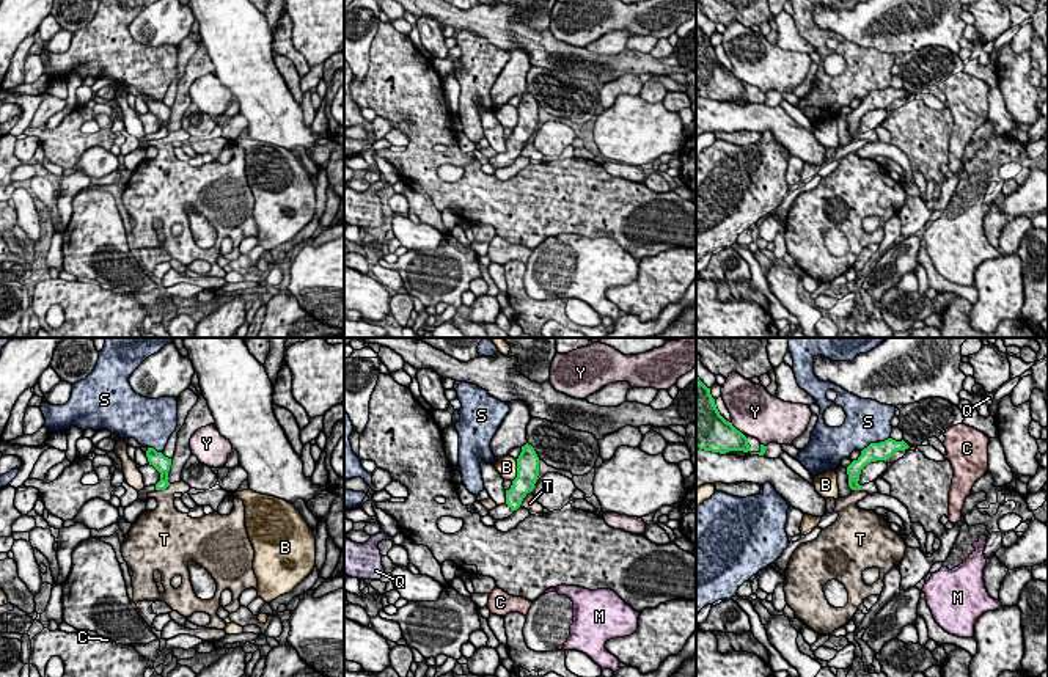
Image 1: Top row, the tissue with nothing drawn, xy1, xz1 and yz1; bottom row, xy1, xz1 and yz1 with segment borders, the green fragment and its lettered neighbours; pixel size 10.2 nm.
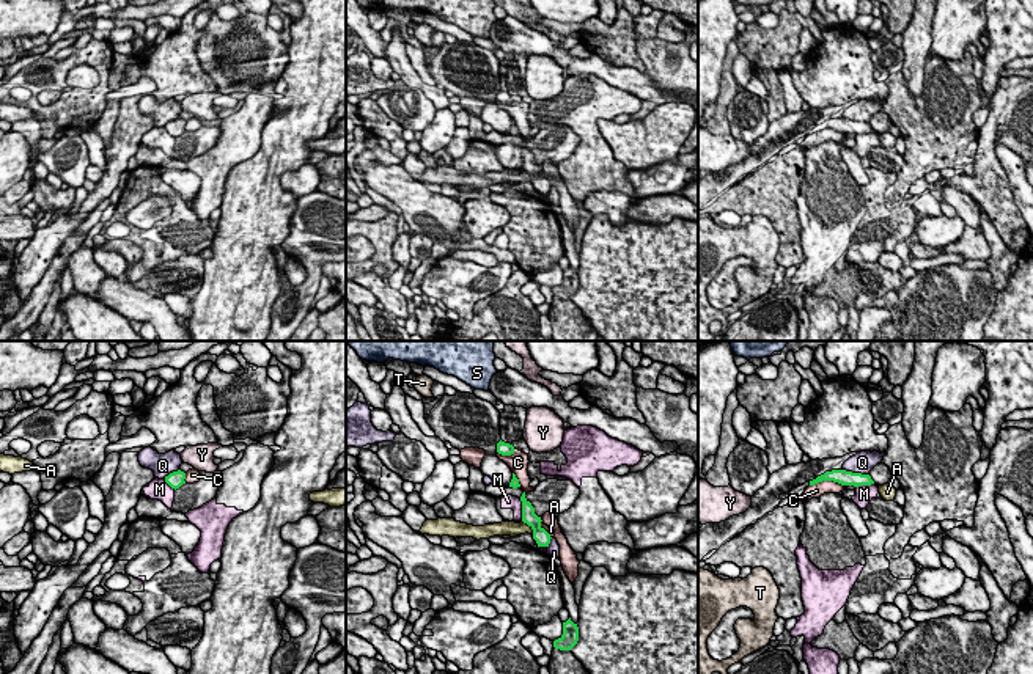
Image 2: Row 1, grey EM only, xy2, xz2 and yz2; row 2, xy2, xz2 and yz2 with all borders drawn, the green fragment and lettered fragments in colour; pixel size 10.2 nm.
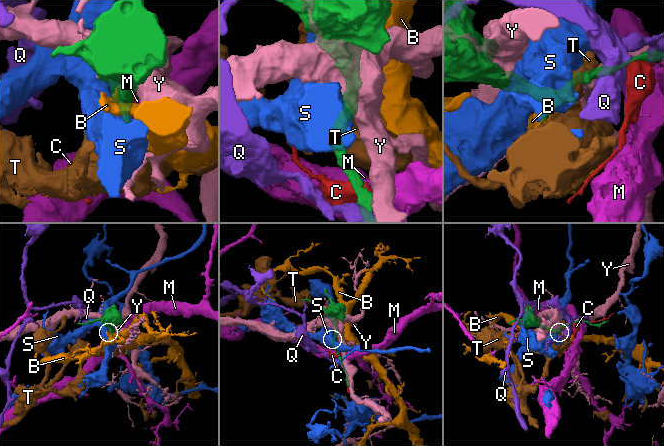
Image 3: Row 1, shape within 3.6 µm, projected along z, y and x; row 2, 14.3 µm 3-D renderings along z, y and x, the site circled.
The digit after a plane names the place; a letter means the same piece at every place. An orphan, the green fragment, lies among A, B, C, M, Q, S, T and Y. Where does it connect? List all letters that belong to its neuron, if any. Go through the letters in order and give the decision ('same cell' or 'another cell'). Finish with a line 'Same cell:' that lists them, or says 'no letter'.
A: another cell
B: another cell
C: another cell
M: another cell
Q: another cell
S: another cell
T: another cell
Y: another cell
Same cell: no letter

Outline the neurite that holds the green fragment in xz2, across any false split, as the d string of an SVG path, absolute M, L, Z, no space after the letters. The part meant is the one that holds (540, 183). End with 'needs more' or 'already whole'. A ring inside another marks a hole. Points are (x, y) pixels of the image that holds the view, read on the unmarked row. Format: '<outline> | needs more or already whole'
M525 140L520 145L522 149L522 170L527 171L533 178L533 187L536 189L538 195L549 195L550 182L541 174L541 165L535 162L535 156L525 146Z | already whole

